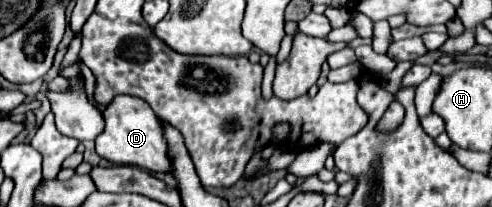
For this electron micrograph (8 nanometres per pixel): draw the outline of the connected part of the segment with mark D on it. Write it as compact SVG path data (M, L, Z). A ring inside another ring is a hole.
M115 96L115 100L103 112L105 130L97 136L97 154L119 166L137 166L149 172L173 172L169 144L165 140L163 124L145 100L135 96Z

